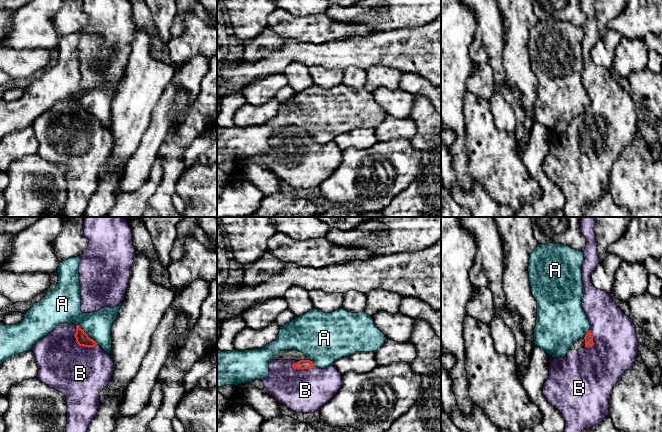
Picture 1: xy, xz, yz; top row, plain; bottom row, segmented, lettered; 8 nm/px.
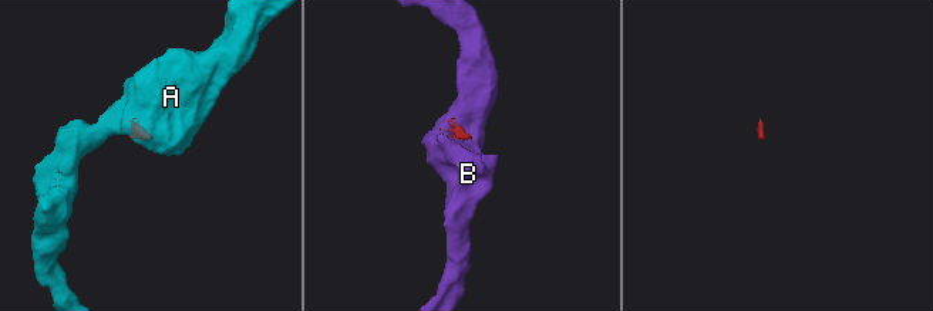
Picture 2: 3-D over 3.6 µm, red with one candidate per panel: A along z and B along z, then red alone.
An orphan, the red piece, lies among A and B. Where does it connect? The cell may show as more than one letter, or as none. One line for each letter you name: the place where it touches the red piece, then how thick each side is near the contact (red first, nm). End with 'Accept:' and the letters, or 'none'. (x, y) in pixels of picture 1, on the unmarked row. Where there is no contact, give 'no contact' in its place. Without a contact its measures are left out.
B: contact xz (302, 144); calibres 80 and 360 nm
Accept: B

